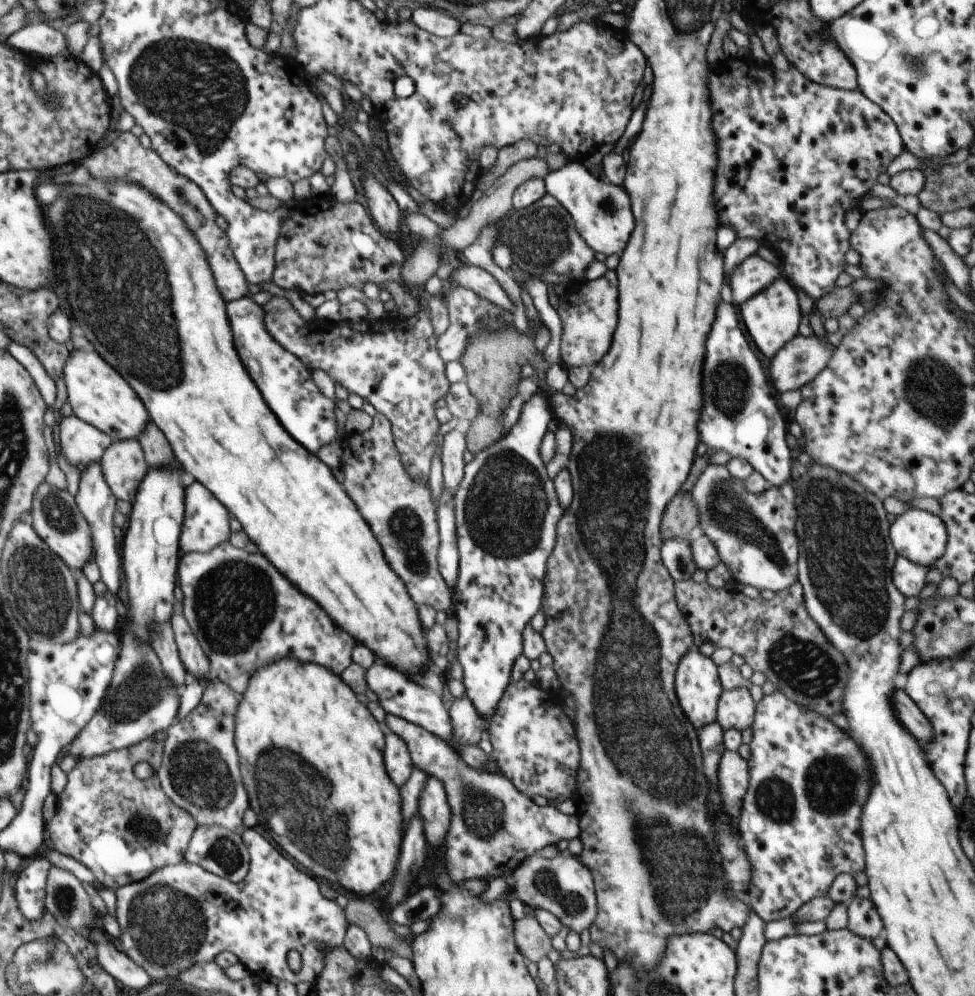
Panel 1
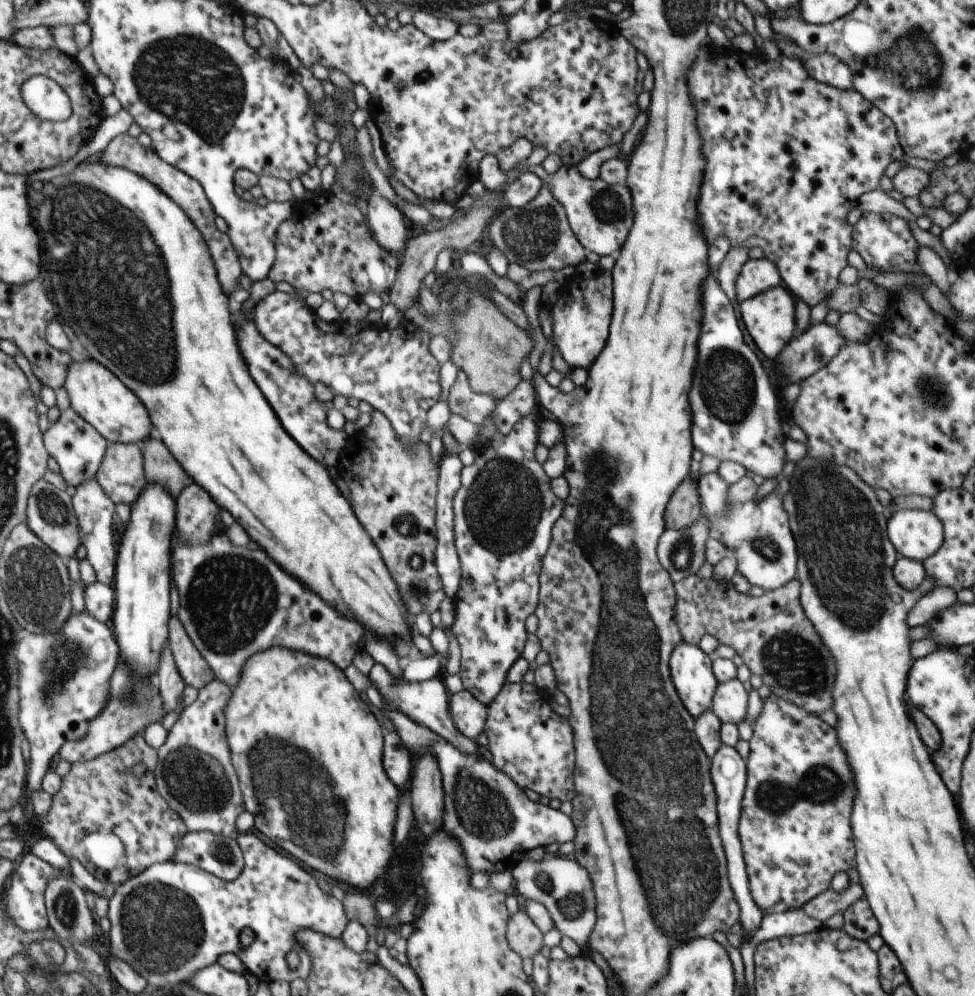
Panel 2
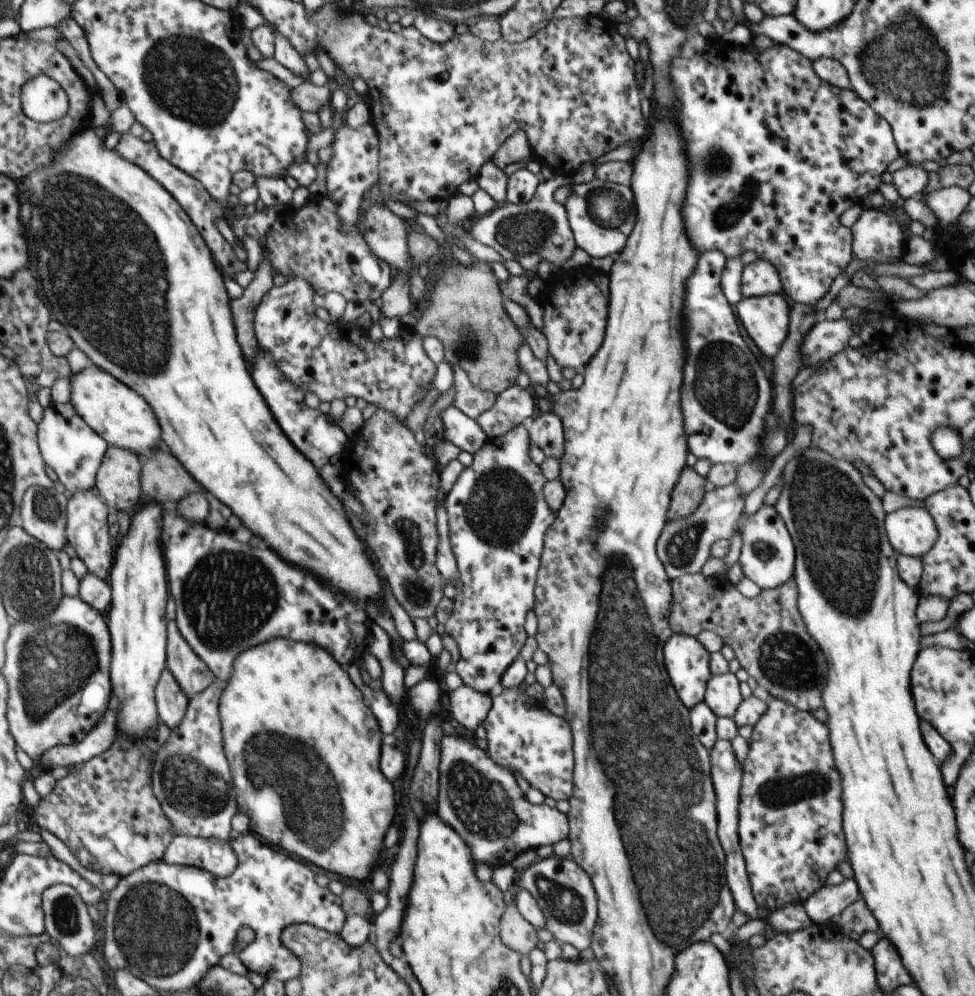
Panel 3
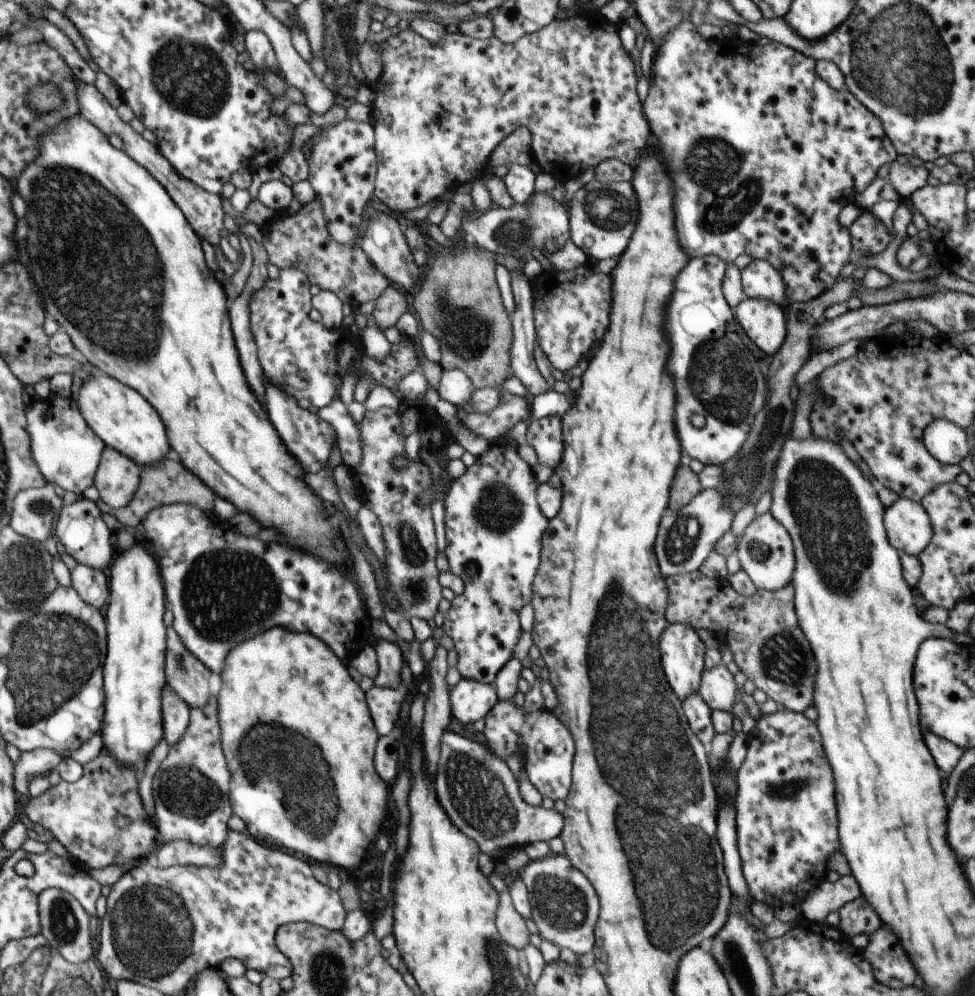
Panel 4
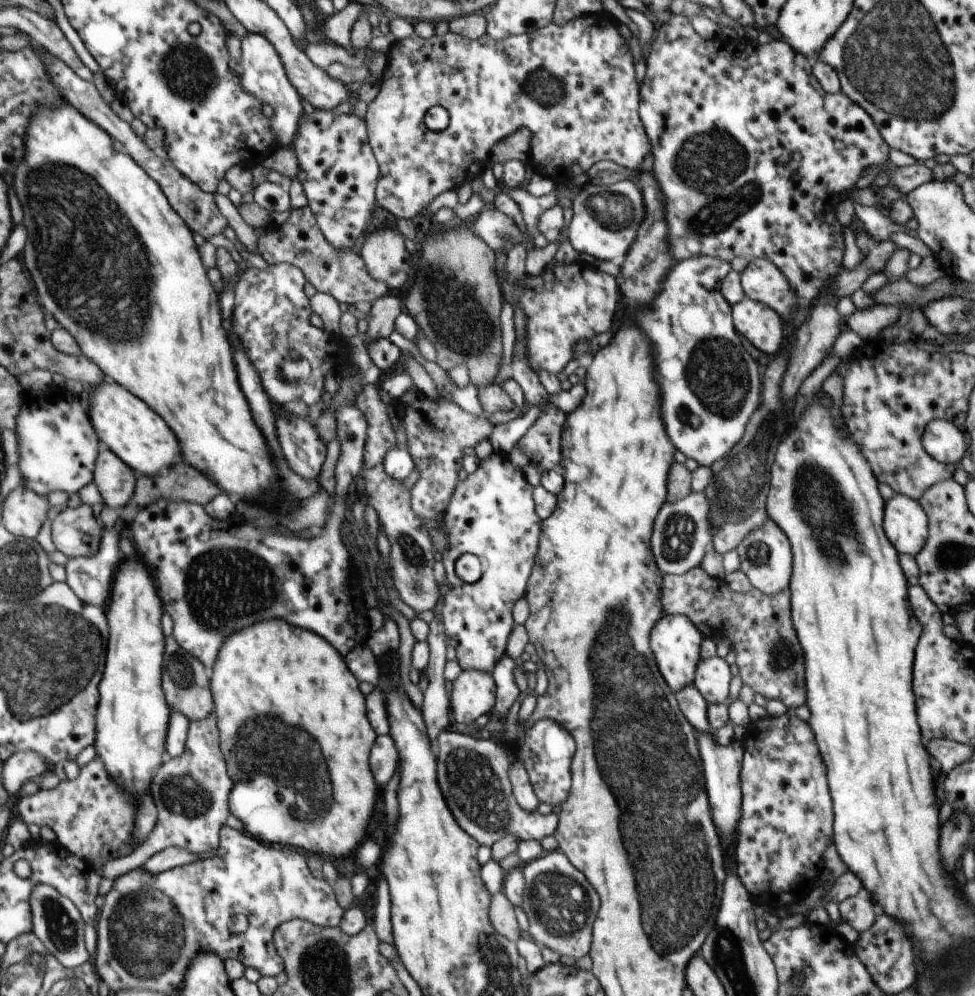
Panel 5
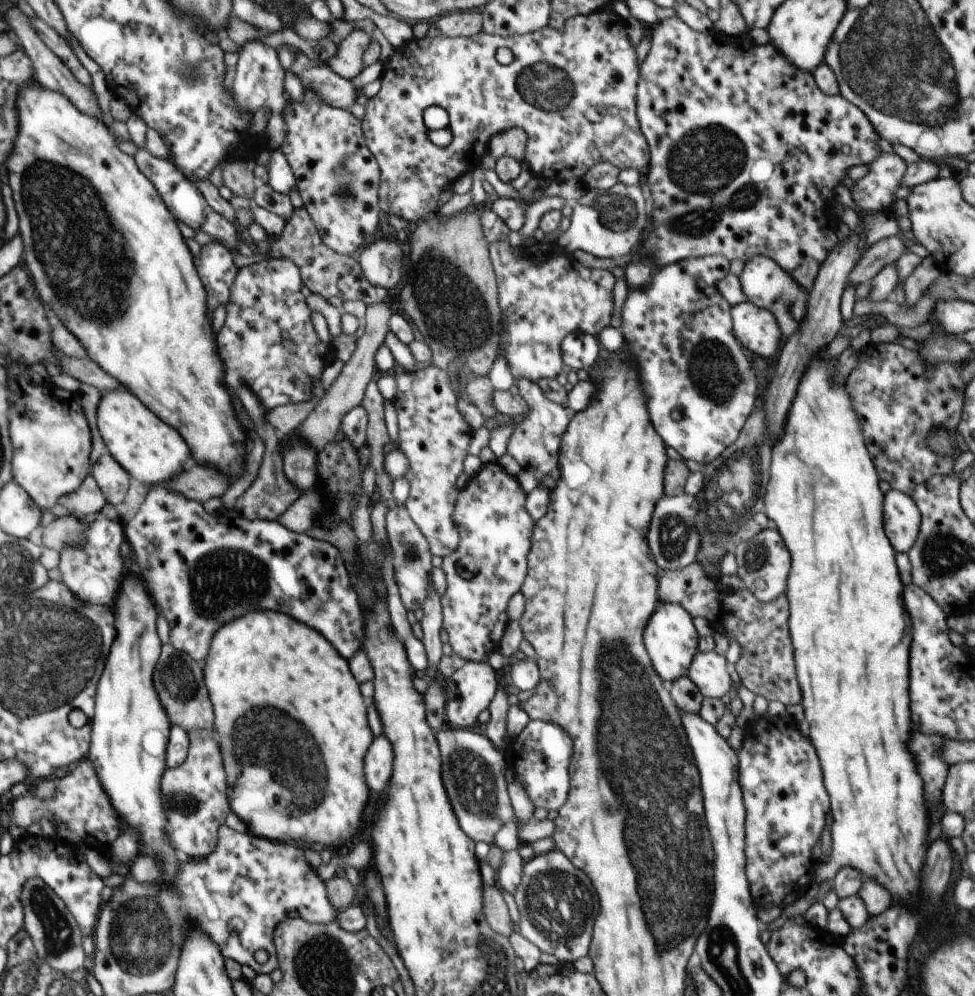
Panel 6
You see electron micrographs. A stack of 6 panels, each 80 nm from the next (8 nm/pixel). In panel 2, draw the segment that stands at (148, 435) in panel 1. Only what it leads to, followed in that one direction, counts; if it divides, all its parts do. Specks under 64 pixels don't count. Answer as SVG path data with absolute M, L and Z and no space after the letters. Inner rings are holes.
M155 432L146 442L141 444L147 482L161 484L170 493L172 493L172 484L174 484L174 494L179 496L184 488L184 484L182 484L184 470L172 458L170 450L160 440L156 440L156 436L158 434Z

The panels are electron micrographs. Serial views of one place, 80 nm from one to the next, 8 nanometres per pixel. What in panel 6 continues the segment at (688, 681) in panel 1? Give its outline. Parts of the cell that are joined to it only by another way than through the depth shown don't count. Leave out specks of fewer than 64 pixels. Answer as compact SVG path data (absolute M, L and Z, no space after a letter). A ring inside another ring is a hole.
M660 603L646 625L643 641L653 667L665 684L672 684L678 677L687 675L687 670L697 653L700 636L696 633L692 619L680 605Z

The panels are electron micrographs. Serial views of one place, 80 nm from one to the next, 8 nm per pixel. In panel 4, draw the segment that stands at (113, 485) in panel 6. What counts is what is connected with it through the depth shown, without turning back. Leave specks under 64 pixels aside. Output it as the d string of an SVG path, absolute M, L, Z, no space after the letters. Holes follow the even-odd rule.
M114 448L103 452L103 461L98 468L96 484L100 500L108 506L120 509L127 506L138 493L142 469L130 457Z

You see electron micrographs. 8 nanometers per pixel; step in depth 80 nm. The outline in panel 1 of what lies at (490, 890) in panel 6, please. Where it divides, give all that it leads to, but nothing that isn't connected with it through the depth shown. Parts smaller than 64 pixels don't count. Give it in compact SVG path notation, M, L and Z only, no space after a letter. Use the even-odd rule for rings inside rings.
M529 912L526 917L515 921L515 943L527 962L533 963L547 957L553 948L551 936Z

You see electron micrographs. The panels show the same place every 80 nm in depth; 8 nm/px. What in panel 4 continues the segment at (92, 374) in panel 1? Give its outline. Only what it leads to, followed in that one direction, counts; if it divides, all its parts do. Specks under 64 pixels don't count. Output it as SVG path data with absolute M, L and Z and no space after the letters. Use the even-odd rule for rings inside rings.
M103 373L83 380L82 388L75 396L79 397L77 400L87 424L91 425L108 447L130 457L140 468L166 460L164 456L170 450L166 440L166 428L158 412L136 390Z

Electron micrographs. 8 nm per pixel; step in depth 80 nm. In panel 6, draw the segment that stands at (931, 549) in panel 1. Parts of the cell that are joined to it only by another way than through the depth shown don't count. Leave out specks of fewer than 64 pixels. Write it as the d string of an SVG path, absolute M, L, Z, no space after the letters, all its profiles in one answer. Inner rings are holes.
M891 489L884 494L884 532L896 552L907 553L916 542L921 512L911 496Z

